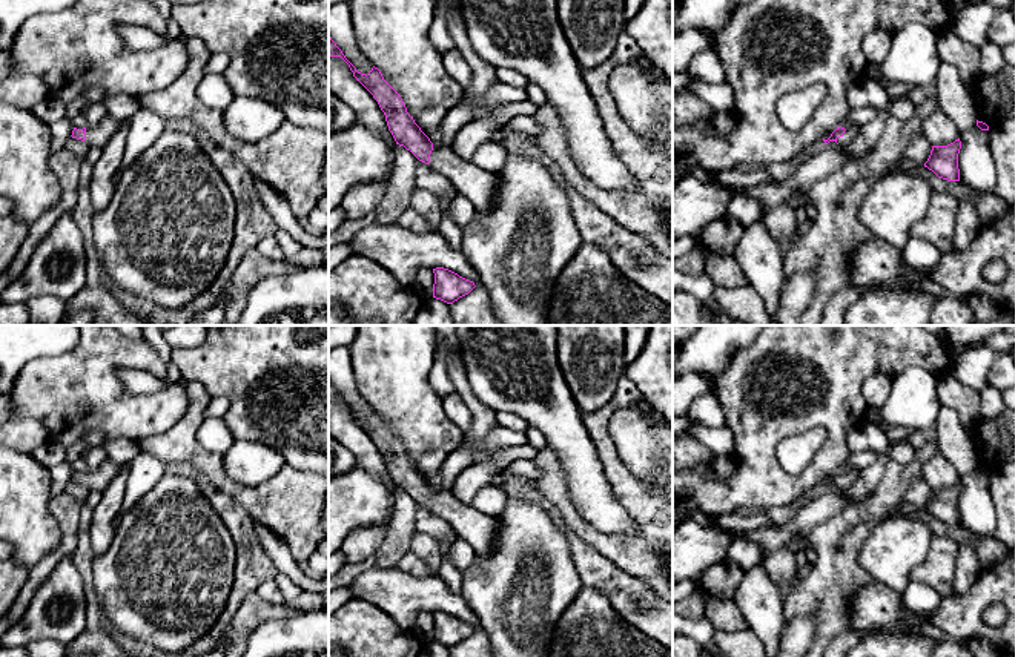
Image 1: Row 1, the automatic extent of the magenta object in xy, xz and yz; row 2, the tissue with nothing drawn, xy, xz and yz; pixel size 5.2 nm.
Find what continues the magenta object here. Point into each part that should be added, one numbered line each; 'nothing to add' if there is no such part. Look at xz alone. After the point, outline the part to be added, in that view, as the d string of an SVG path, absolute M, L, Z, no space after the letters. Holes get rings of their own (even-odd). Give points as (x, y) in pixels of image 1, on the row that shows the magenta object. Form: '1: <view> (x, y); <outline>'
1: xz (478, 186); M433 144L430 166L445 175L476 209L488 210L491 207L499 186L498 173L482 170L471 160L462 160L450 147L439 144Z

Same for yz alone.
1: yz (849, 134); M848 127L845 134L840 138L837 138L838 146L840 147L848 146L855 138L855 134L857 127Z

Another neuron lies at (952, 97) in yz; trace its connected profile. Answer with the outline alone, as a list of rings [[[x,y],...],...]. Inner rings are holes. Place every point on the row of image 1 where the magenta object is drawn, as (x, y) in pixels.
[[[941,63],[932,91],[937,97],[938,109],[957,124],[960,132],[977,126],[975,104],[954,64]]]

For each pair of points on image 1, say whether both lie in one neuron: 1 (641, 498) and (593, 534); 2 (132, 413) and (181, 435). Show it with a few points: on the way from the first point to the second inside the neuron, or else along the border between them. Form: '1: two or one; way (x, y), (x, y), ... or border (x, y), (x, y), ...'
1: one; way (644, 519), (644, 533), (633, 544), (614, 544)
2: two; border (189, 399), (186, 413), (178, 421), (138, 442)

